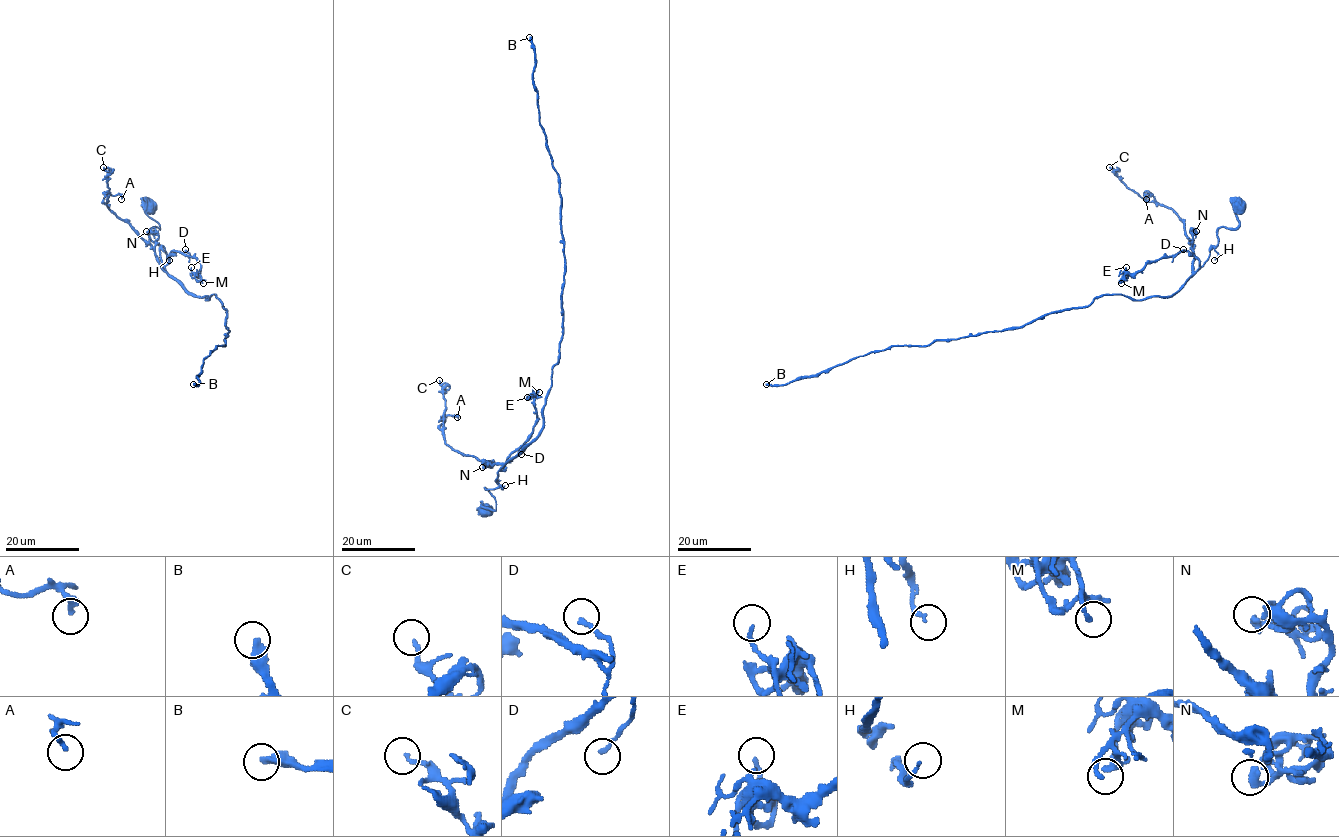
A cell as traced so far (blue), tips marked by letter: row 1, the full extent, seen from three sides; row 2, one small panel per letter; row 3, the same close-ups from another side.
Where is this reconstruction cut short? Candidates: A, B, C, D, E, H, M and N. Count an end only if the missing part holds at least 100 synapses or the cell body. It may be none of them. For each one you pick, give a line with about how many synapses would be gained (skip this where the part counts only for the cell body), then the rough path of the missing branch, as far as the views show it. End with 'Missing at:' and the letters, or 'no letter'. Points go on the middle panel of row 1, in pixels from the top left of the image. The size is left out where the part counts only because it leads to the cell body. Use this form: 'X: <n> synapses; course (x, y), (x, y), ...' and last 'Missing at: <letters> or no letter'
B: 300 synapses
Missing at: B

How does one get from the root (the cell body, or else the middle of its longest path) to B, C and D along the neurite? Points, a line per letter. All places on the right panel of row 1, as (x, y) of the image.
B: (1238, 206), (1238, 225), (1218, 229), (1208, 260), (1170, 296), (1102, 294), (1019, 327), (891, 346), (766, 384)
C: (1238, 206), (1238, 225), (1218, 229), (1217, 245), (1194, 272), (1180, 218), (1146, 201), (1109, 167)
D: (1238, 206), (1238, 225), (1218, 229), (1218, 243), (1201, 266), (1198, 259), (1186, 250), (1173, 255), (1183, 249)

